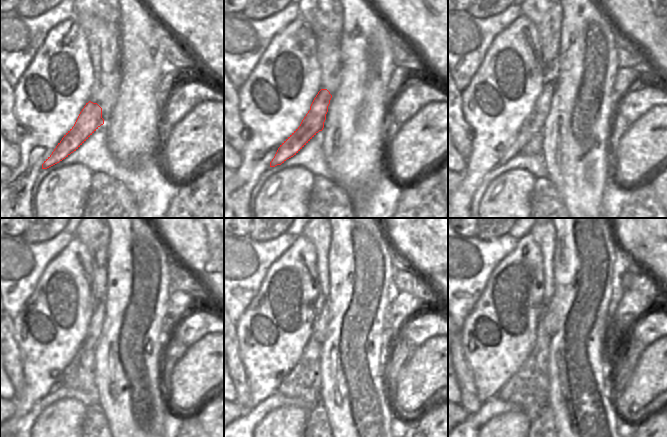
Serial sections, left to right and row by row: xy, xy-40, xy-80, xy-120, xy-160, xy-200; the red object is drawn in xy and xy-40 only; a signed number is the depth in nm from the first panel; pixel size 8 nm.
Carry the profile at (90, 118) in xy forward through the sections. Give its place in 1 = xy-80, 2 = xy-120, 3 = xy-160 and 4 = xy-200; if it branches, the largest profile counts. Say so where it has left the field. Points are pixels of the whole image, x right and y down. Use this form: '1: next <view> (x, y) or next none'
1: next xy-80 (534, 123)
2: next xy-120 (96, 322)
3: next xy-160 (319, 329)
4: next xy-200 (549, 318)

